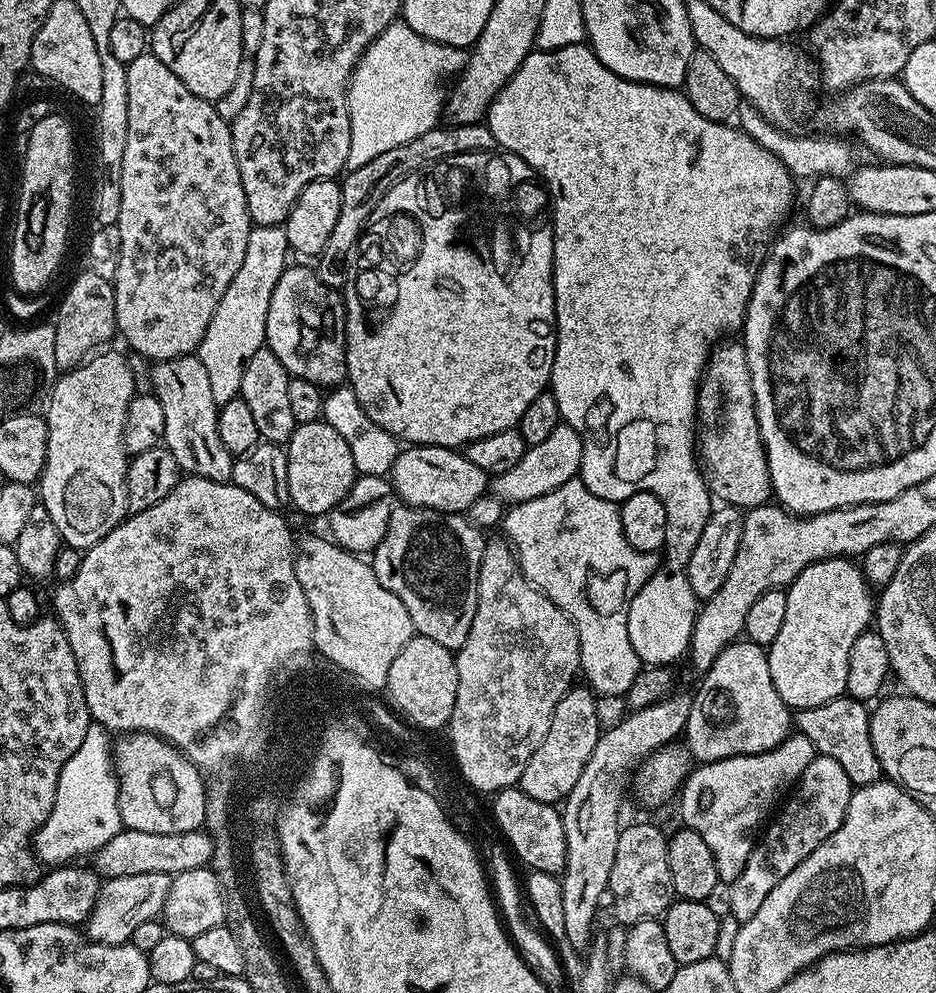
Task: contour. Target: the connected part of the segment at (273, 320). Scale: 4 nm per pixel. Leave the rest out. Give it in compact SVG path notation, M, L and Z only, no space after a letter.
M285 267L274 295L270 298L270 311L266 313L266 347L282 362L289 377L297 376L306 382L319 384L321 389L331 390L343 385L348 378L346 366L346 330L344 329L344 297L337 289L326 286L311 267Z

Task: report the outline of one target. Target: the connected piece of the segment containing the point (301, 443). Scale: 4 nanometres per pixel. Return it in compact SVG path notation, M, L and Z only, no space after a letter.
M323 420L297 424L294 434L286 445L290 476L290 504L294 509L308 516L327 517L342 498L350 492L350 486L357 478L354 458L350 446L338 435L338 430Z

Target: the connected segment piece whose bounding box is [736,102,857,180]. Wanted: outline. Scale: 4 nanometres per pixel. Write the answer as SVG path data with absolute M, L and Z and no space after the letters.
M741 103L736 120L740 130L754 138L764 149L770 150L777 156L795 179L813 180L822 176L842 178L851 175L857 163L851 146L844 141L847 139L838 136L829 136L830 138L802 136L798 138L800 135L784 133L780 128L776 128L769 120L765 119L761 112L750 103Z

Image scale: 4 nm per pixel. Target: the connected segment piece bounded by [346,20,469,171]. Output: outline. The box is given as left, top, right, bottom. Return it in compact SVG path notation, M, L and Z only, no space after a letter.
M395 20L392 21L390 26L386 28L370 44L366 51L364 51L363 55L360 56L360 60L356 63L355 69L352 72L352 76L348 82L348 90L347 90L347 112L350 114L350 147L349 153L347 155L347 171L352 171L361 166L366 166L368 162L373 158L378 158L379 154L386 153L387 150L392 150L397 146L406 145L409 142L413 141L414 138L418 138L421 134L426 134L426 132L432 128L435 128L439 125L442 113L443 113L443 95L438 90L438 80L441 78L448 76L448 68L452 68L456 74L461 72L466 66L466 62L468 61L468 48L455 48L454 46L446 46L445 44L434 42L432 39L427 39L420 32L416 32L410 29L410 26L405 23L403 20Z

